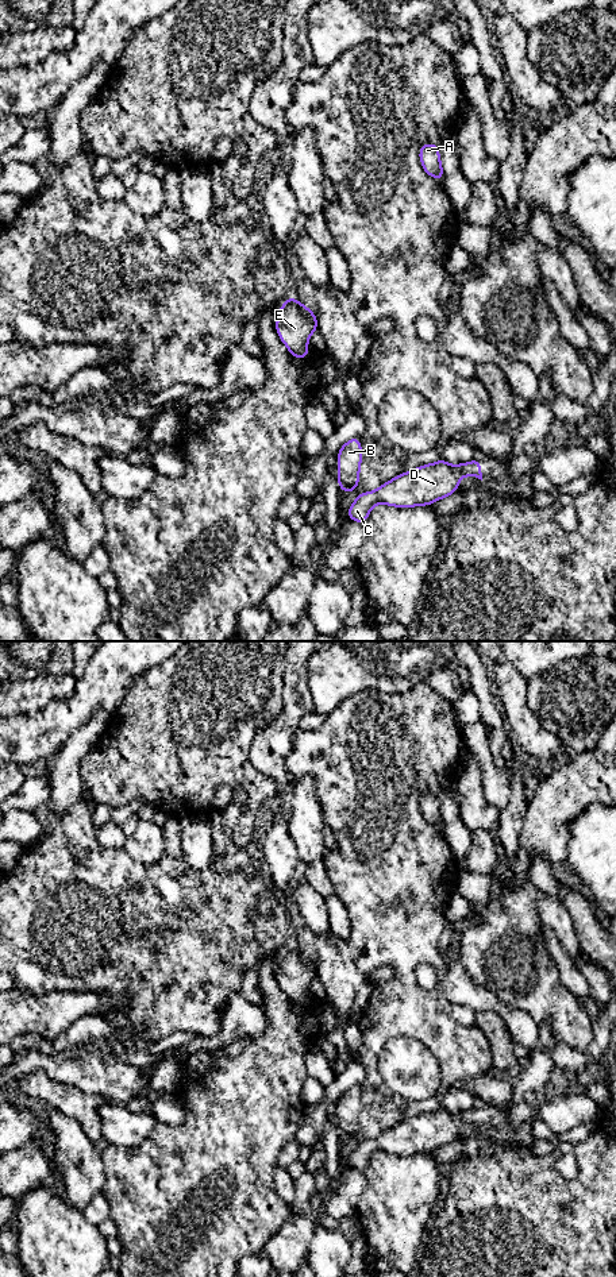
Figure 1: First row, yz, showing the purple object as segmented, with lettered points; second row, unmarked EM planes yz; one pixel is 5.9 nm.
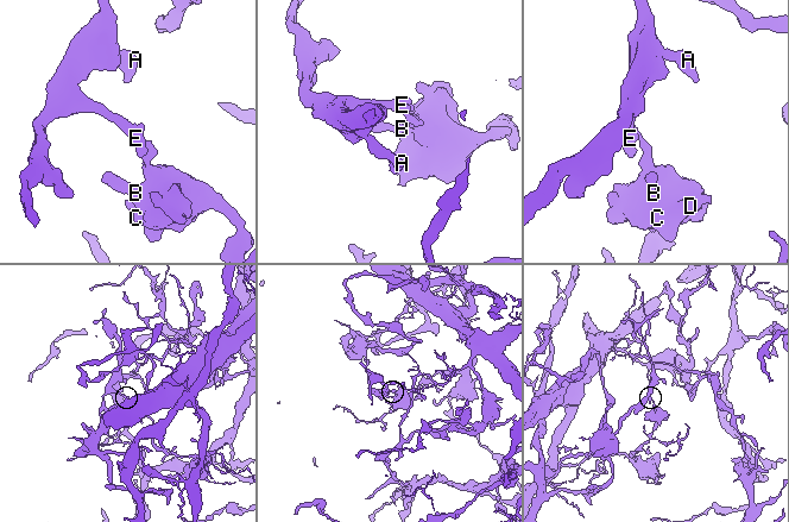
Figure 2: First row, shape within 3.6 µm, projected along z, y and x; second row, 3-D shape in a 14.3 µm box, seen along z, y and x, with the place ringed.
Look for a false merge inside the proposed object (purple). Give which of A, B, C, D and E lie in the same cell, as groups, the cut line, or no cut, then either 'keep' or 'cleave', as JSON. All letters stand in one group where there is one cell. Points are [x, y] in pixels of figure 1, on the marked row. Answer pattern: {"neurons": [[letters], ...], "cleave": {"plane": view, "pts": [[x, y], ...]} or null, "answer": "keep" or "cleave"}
{"neurons": [["A", "E"], ["B", "C", "D"]], "cleave": {"plane": "yz", "pts": [[299, 304], [299, 309], [311, 319], [316, 328]]}, "answer": "cleave"}

